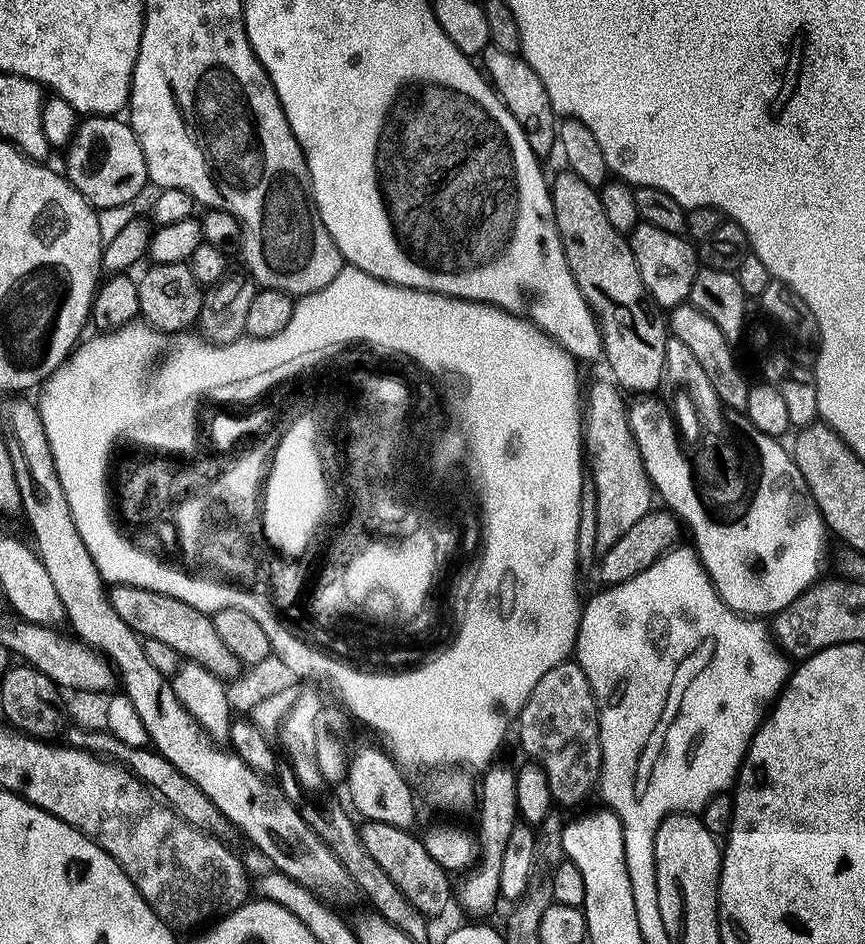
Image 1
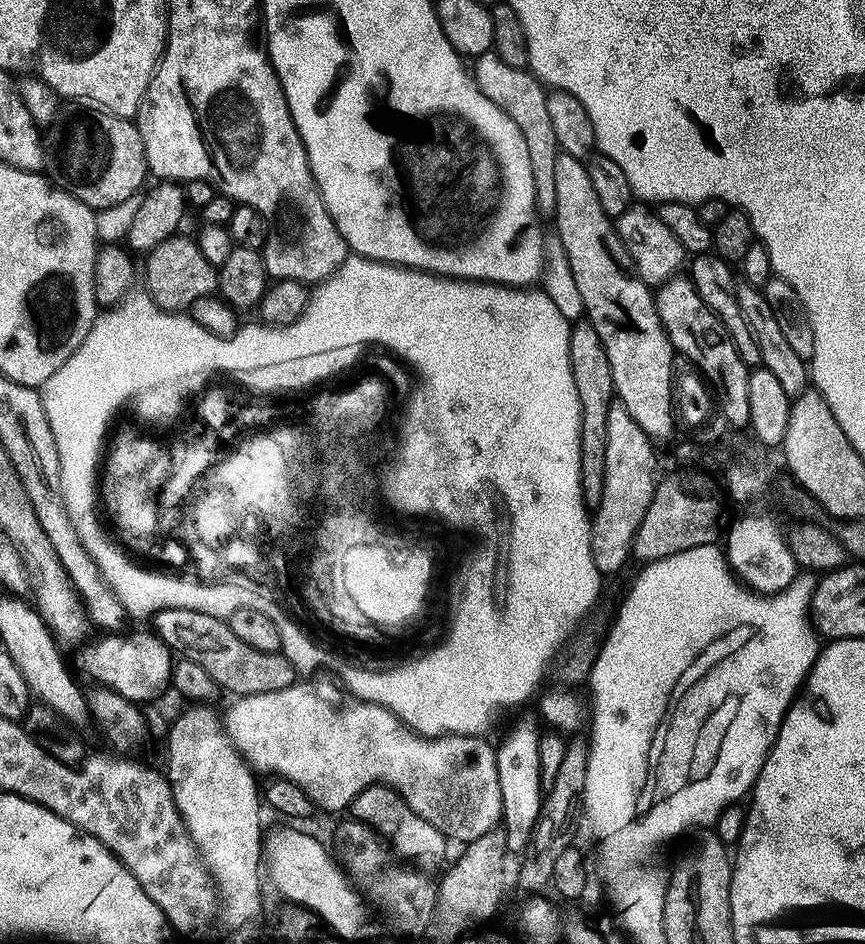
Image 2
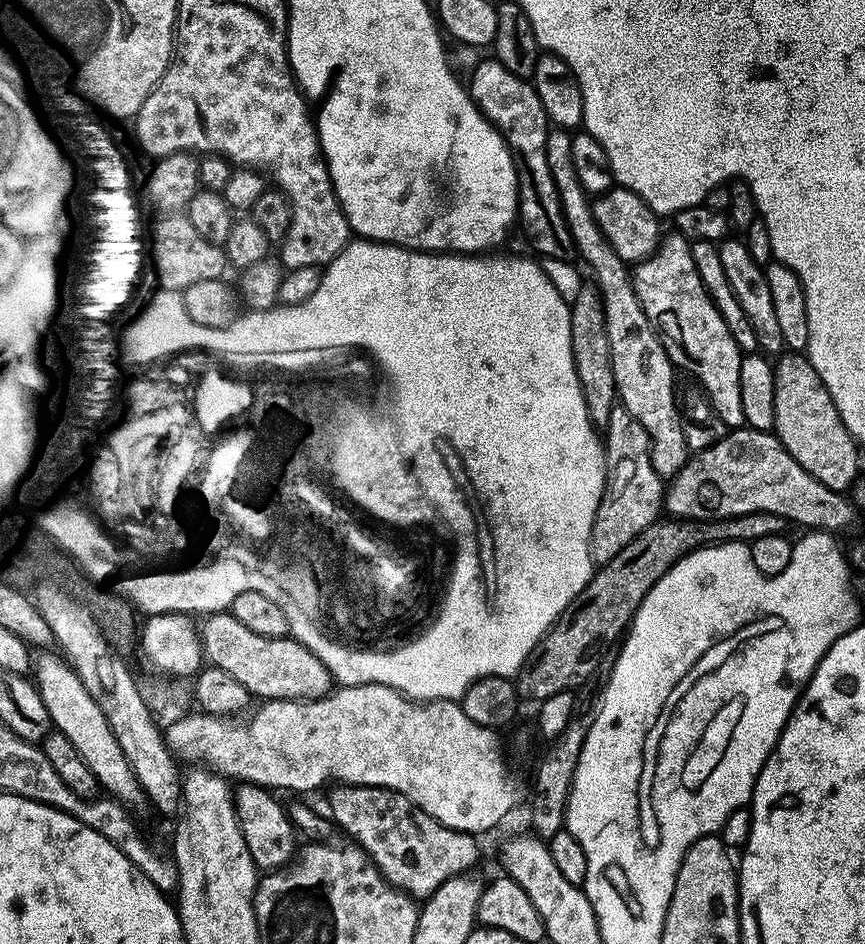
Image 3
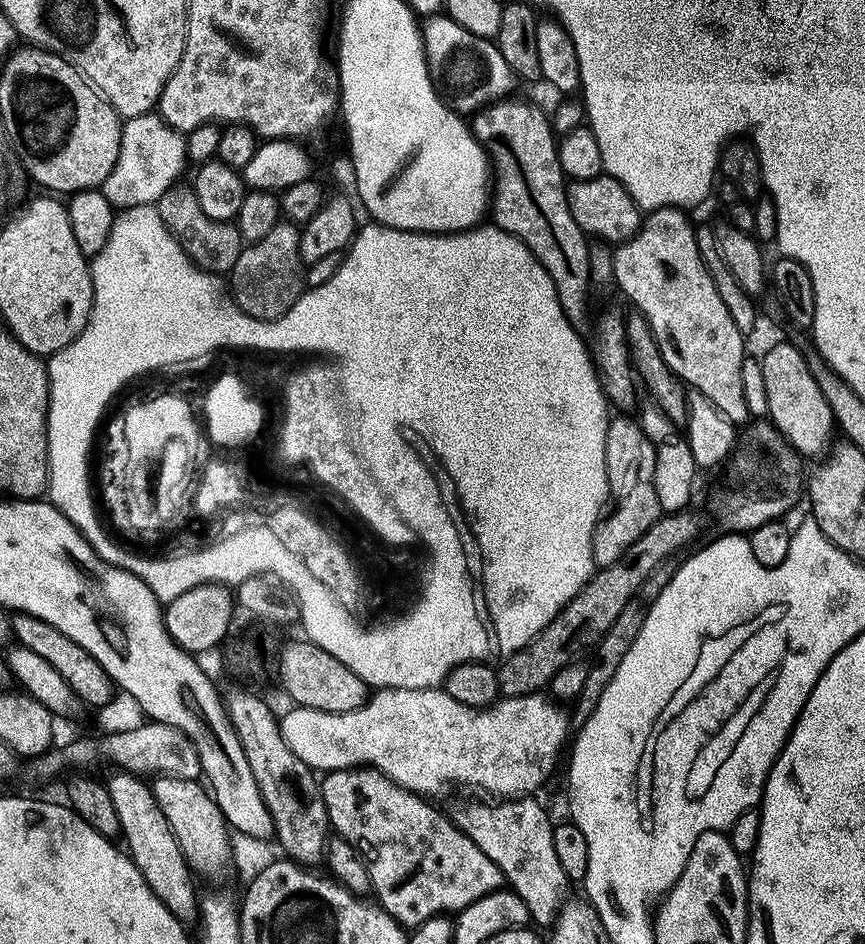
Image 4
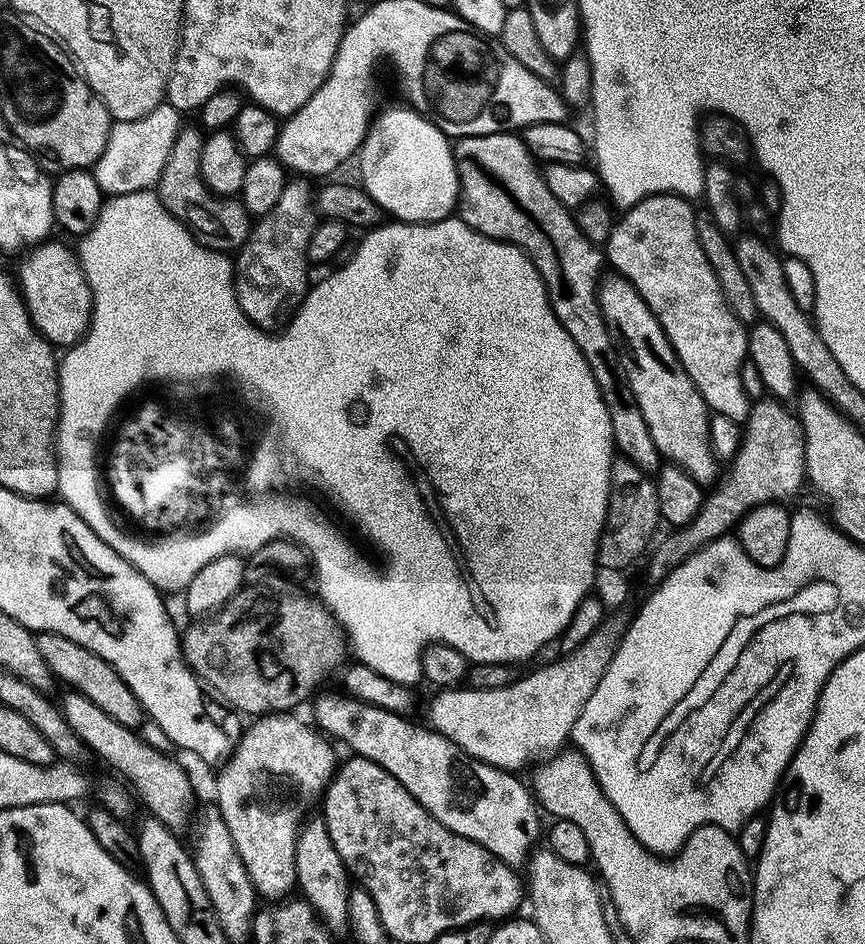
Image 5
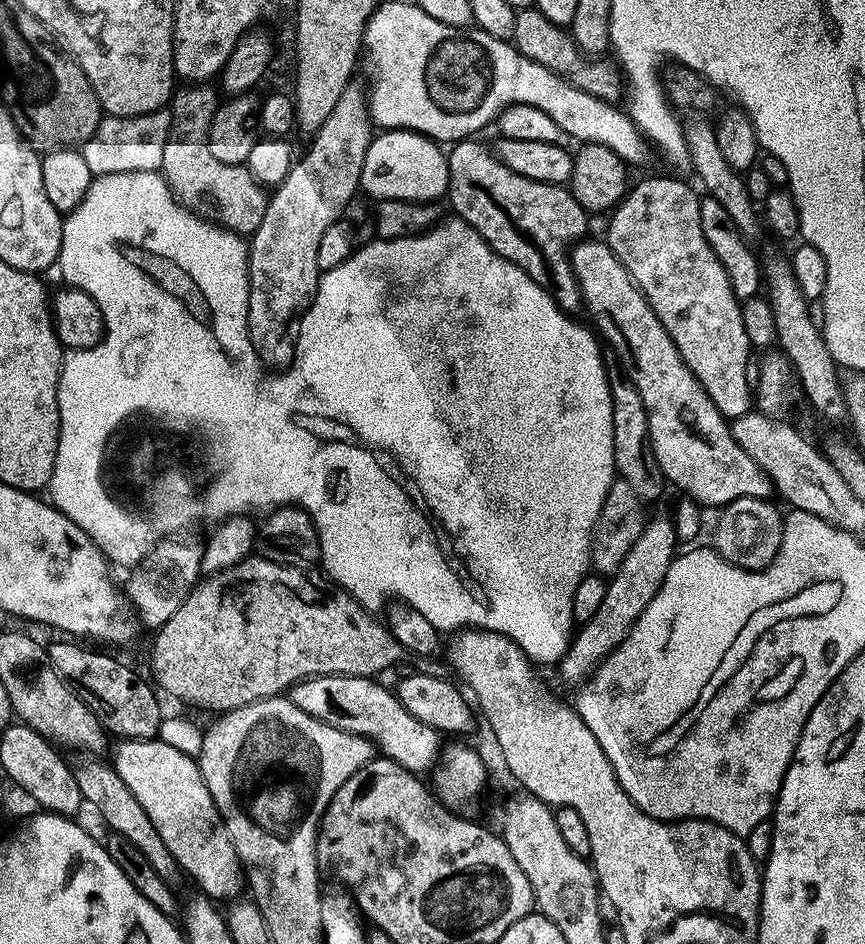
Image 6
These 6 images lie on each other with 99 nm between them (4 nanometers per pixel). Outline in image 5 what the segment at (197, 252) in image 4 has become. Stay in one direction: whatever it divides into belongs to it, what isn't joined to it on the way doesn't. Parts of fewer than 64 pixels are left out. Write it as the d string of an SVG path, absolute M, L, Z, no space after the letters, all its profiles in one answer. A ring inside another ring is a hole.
M181 127L154 191L159 196L164 209L176 217L181 224L199 233L206 241L207 247L225 254L232 254L246 242L246 238L252 232L254 220L239 199L215 196L206 186L200 173L200 155L204 136L201 129L196 128Z

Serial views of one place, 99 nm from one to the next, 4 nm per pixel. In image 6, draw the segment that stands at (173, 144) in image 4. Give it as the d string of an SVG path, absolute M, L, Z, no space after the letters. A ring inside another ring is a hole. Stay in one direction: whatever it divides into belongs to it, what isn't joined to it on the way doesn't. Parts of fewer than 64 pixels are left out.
M160 109L146 115L110 116L105 115L95 134L81 145L80 151L94 176L107 173L157 171L162 162L165 144L168 141L171 113Z

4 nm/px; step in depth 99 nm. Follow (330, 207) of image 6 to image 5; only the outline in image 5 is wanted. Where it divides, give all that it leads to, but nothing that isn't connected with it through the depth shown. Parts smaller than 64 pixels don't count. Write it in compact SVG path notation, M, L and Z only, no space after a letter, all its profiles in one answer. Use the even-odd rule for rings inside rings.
M304 178L289 179L282 190L282 198L278 198L274 210L270 210L253 223L251 234L234 256L234 283L238 306L252 325L269 334L287 329L292 317L304 303L304 297L307 296L310 287L308 247L318 223L318 213L314 207L313 189L311 187L308 189L308 184L309 181Z

